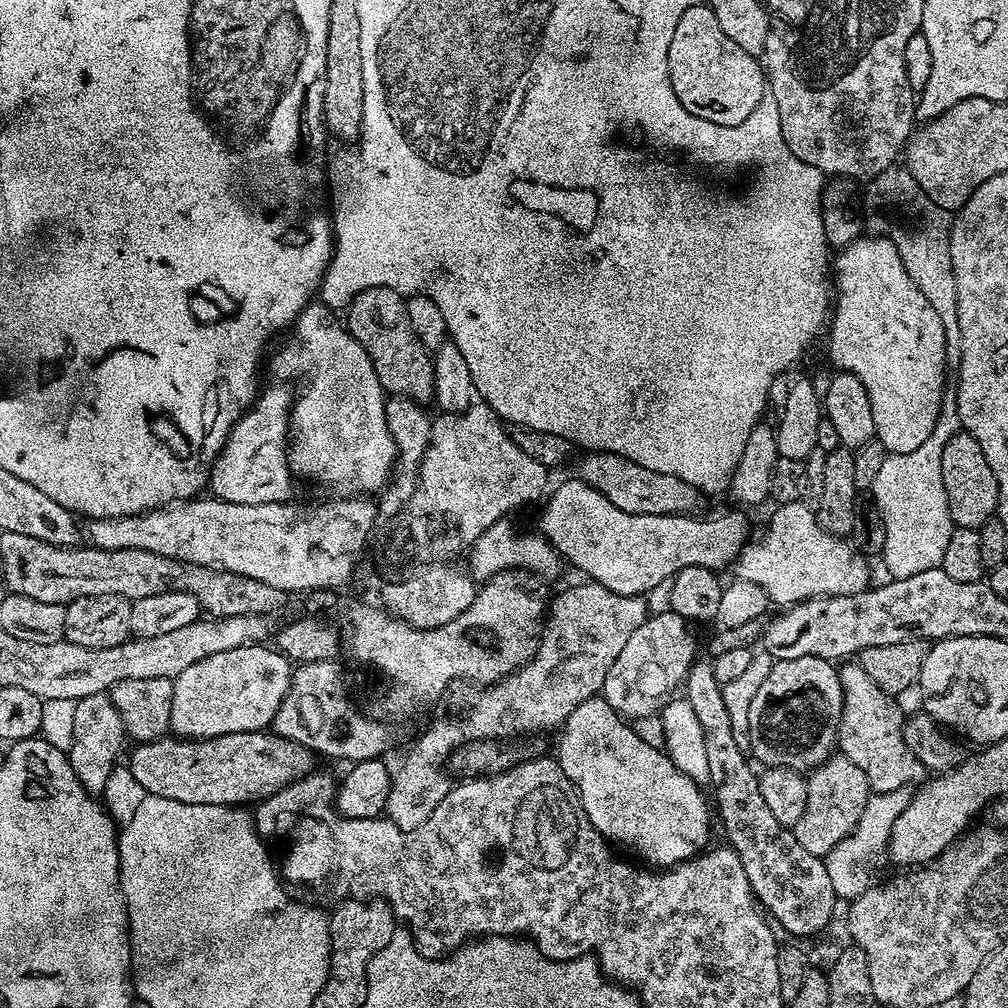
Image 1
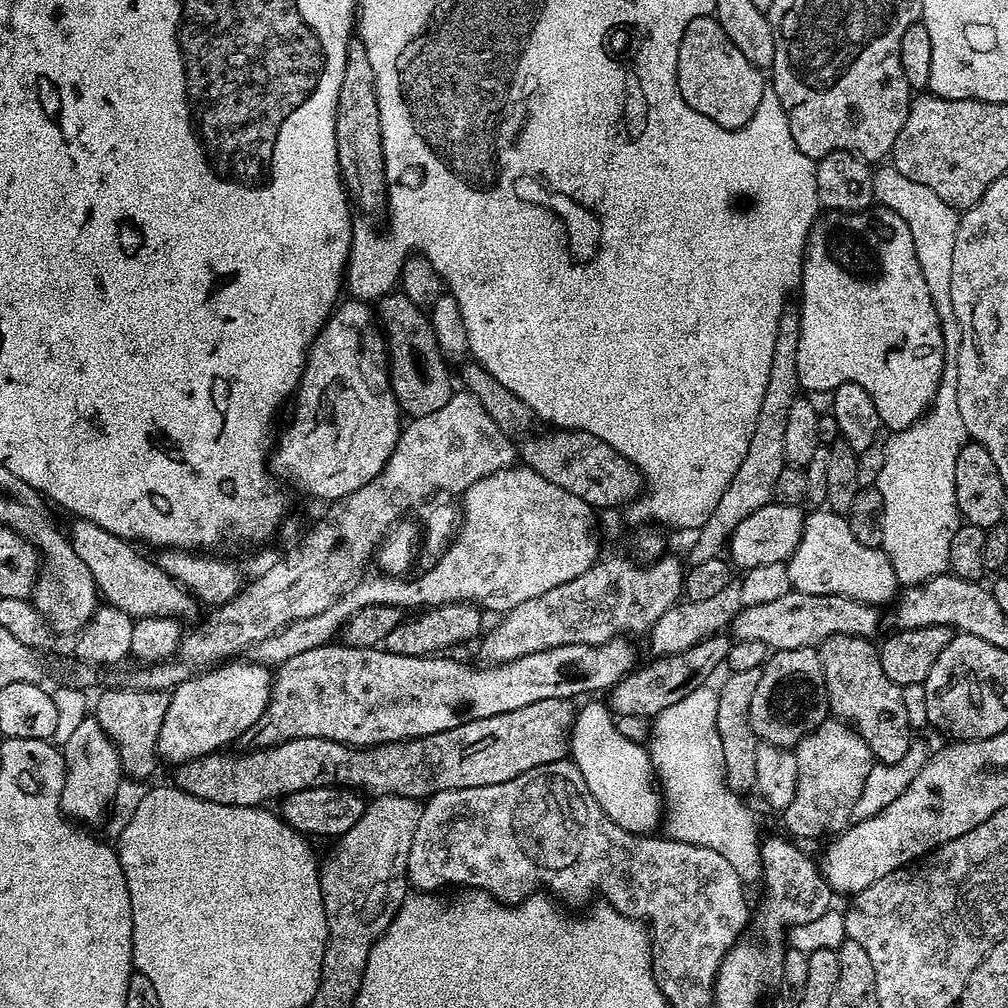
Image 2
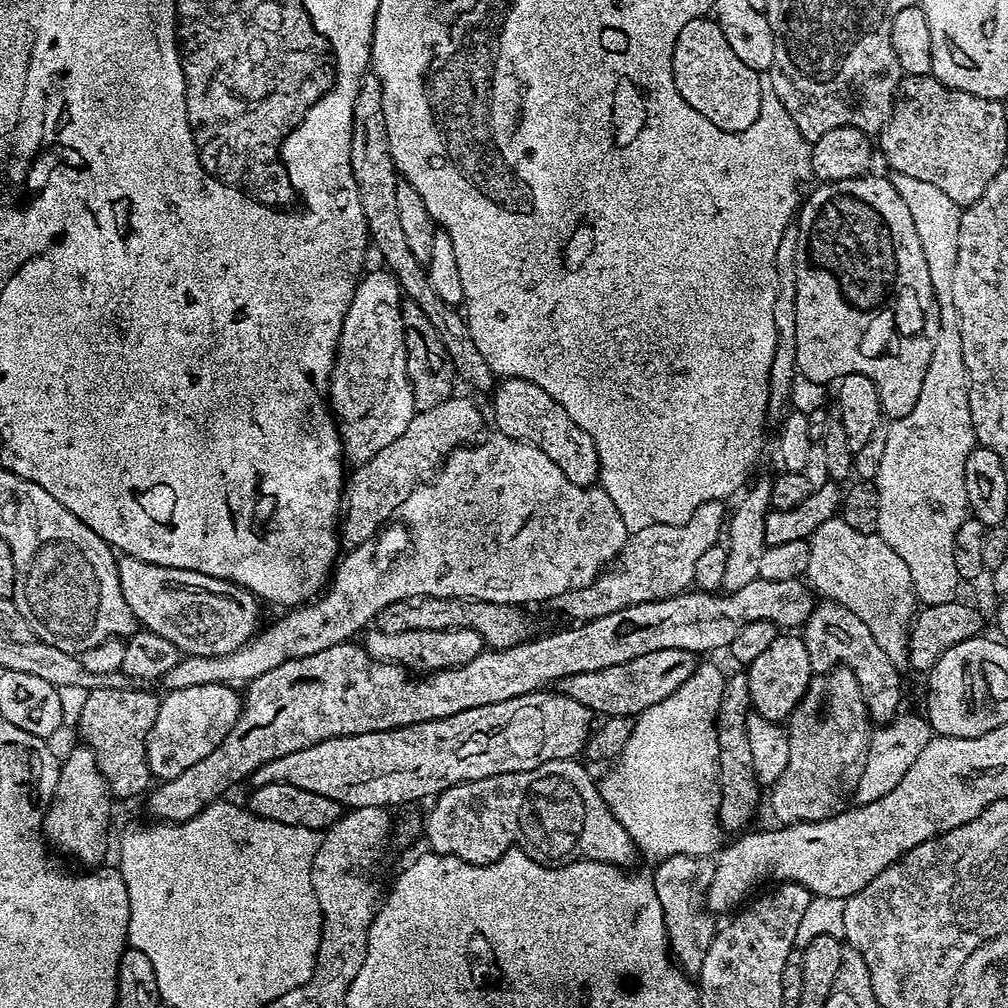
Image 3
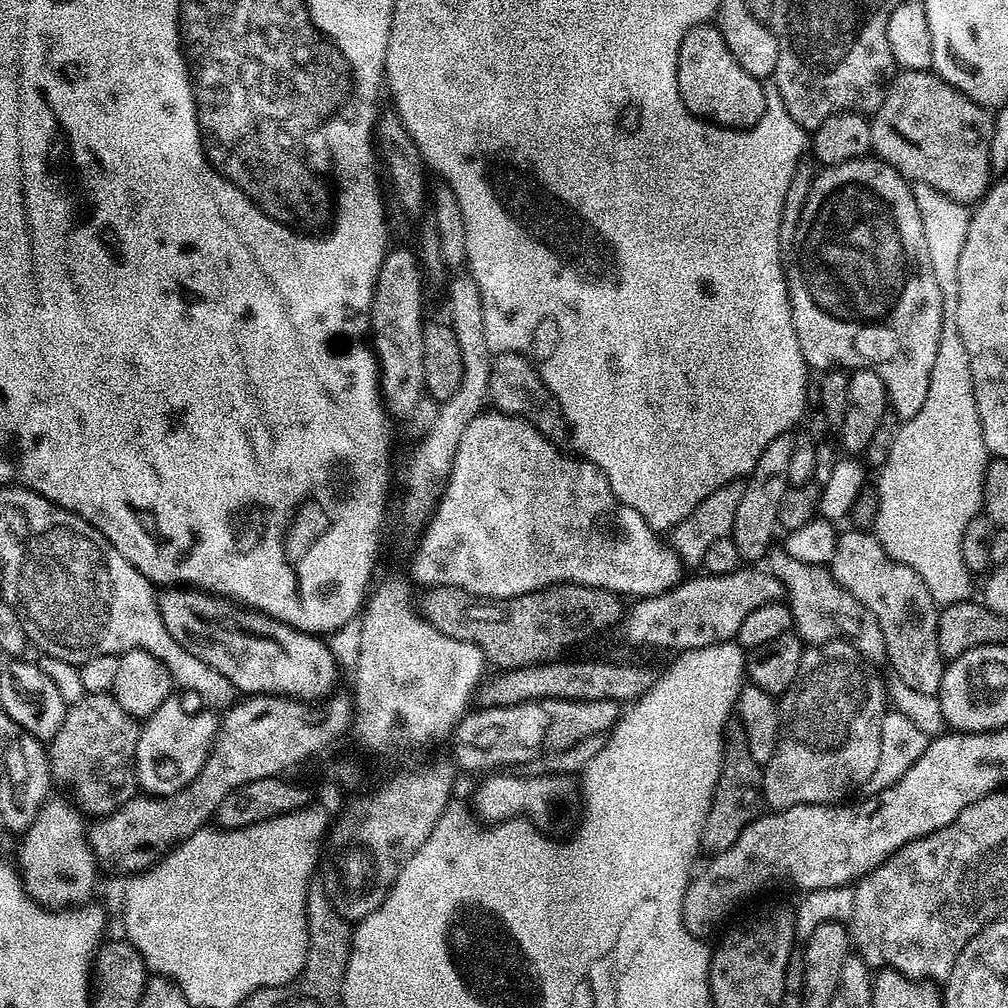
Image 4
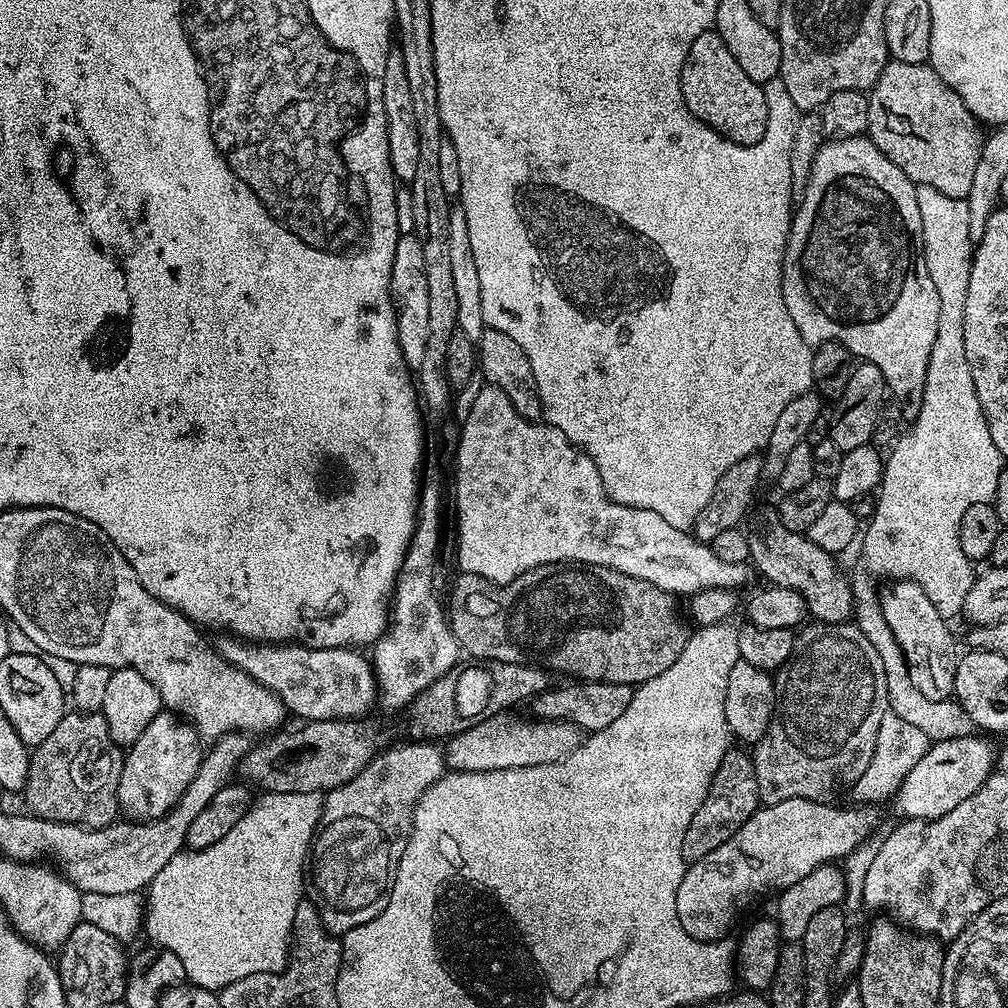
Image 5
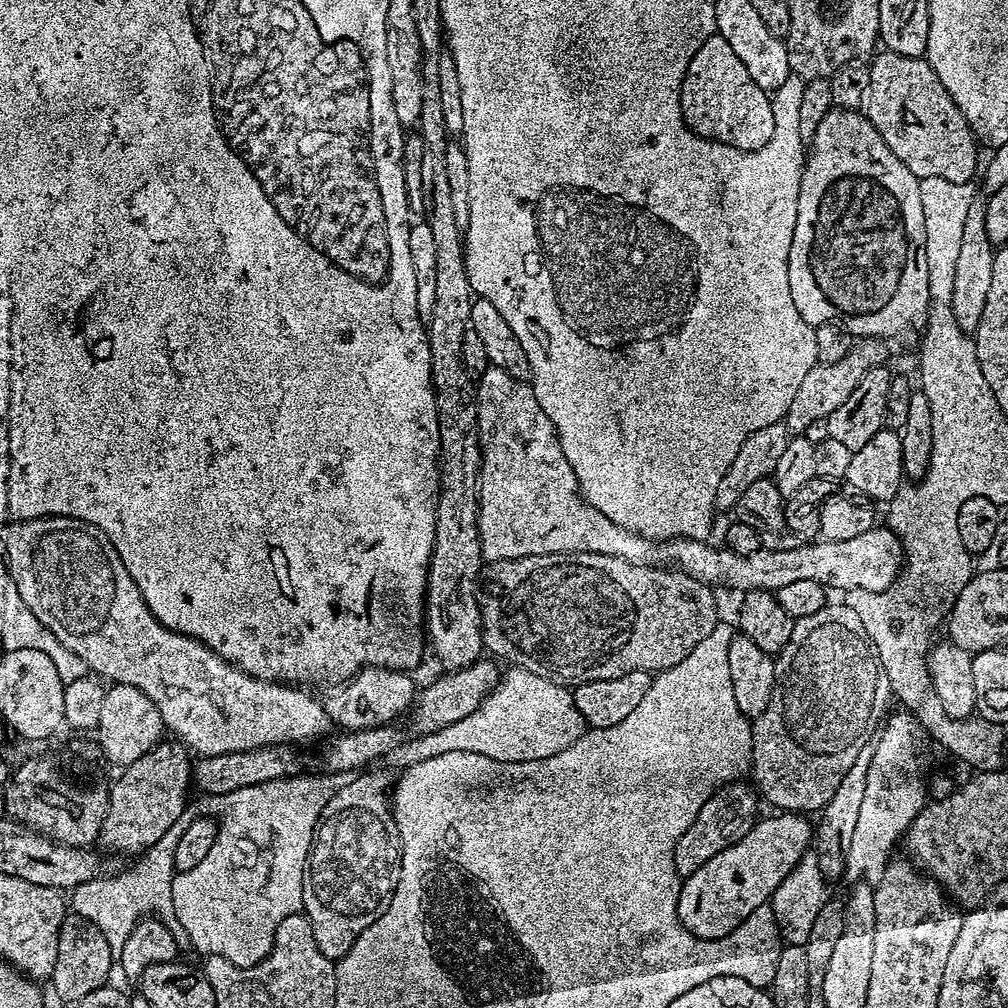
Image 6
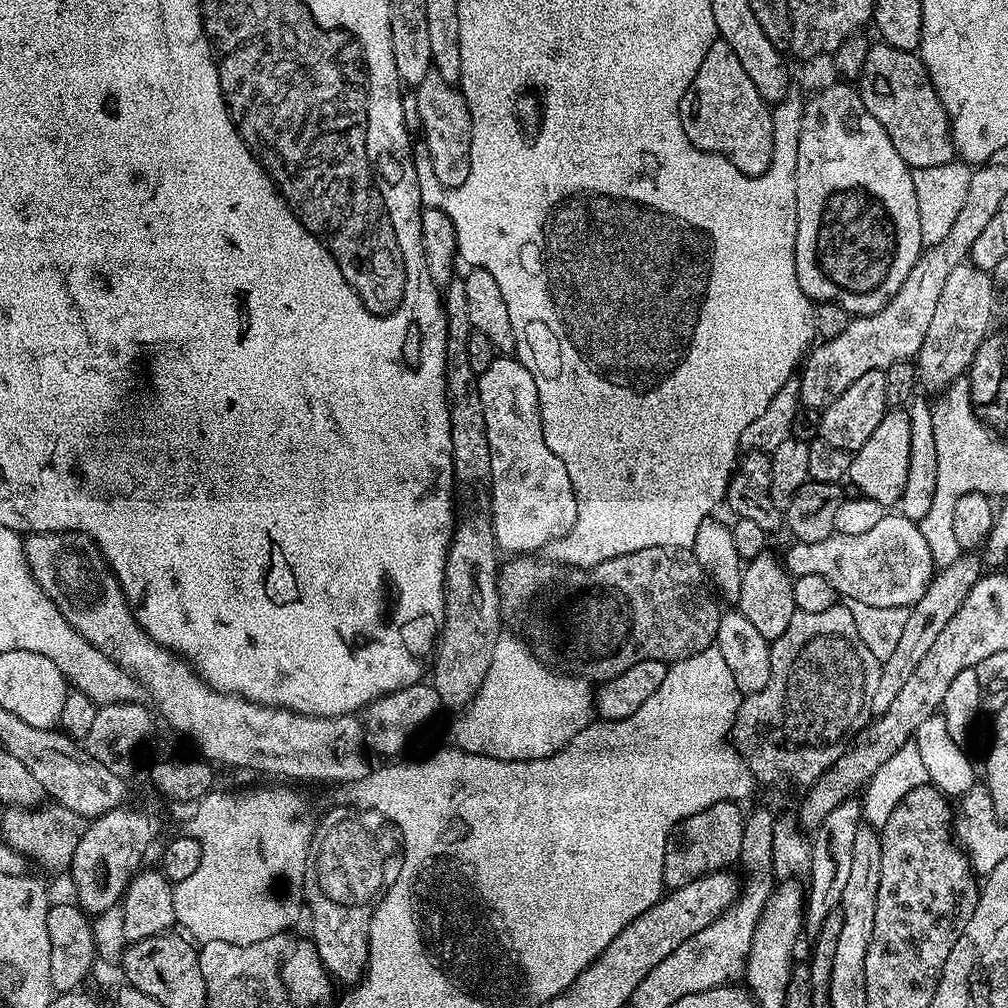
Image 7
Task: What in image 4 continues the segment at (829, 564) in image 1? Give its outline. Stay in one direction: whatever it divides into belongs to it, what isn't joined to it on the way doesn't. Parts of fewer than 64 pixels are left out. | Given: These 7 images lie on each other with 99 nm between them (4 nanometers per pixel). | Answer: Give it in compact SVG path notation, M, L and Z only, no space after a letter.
M868 530L841 531L836 538L836 549L830 565L830 571L839 582L874 618L878 618L878 626L882 626L882 638L886 642L887 663L892 663L895 679L906 682L910 690L918 690L927 696L936 696L940 690L942 674L946 661L938 650L938 634L936 633L936 617L938 605L932 600L930 590L926 590L926 582L917 574L915 568L906 566L901 560L890 558L880 541Z

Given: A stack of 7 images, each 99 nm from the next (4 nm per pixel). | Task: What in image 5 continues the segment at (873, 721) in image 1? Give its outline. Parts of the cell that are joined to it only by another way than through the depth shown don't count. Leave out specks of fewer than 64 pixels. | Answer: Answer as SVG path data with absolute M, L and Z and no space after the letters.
M775 507L764 508L756 516L755 532L749 535L750 560L755 571L765 576L768 584L786 586L798 590L808 607L808 615L821 624L842 624L854 616L854 597L849 577L840 573L836 565L837 557L831 552L823 552L814 542L810 542L803 532L786 530L780 521L780 513Z

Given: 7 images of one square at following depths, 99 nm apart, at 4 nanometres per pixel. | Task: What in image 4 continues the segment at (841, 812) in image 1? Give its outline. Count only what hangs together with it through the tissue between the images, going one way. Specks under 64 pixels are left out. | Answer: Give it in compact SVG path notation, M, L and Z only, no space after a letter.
M831 640L825 644L805 647L794 682L778 700L780 741L774 750L774 758L770 758L770 762L763 765L762 768L762 791L765 805L769 809L779 810L790 806L802 806L803 804L839 804L847 801L851 797L848 795L855 788L863 789L867 785L870 774L874 774L874 766L878 766L878 754L882 754L882 718L886 711L886 684L883 679L880 681L880 676L876 672L879 671L869 664L864 655L847 640Z

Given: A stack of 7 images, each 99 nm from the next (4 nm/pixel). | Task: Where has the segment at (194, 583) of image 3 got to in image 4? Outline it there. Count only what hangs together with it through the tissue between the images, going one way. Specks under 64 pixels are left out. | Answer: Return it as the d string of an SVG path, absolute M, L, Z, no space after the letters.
M191 586L165 587L157 600L170 636L194 657L213 666L239 693L290 696L316 702L335 691L338 664L321 637Z

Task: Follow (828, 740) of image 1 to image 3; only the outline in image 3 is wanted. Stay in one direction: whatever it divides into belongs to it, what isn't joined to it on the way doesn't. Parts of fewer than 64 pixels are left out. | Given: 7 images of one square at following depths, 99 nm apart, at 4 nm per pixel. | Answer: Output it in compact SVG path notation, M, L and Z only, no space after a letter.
M778 634L774 643L754 662L747 665L746 675L750 682L750 698L757 715L777 722L787 721L788 716L800 705L813 678L810 666L810 650L800 634Z

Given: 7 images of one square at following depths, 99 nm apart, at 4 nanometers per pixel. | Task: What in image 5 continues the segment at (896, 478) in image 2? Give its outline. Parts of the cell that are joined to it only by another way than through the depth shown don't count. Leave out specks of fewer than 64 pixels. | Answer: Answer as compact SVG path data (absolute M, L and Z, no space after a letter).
M925 184L916 185L916 197L918 198L918 214L922 214L922 242L924 243L924 257L926 258L926 270L930 270L930 278L934 282L934 290L938 290L938 338L934 338L934 350L930 350L930 366L926 370L926 394L922 394L922 406L918 410L916 419L907 425L906 431L891 445L890 451L884 460L884 475L880 478L878 495L876 496L876 512L867 521L868 529L863 529L862 544L864 540L864 556L868 564L876 572L888 576L892 580L917 580L924 586L930 602L946 618L960 616L964 611L966 594L970 594L970 586L974 579L973 561L962 554L962 542L958 542L958 530L962 522L962 514L966 514L974 502L993 503L998 490L998 476L1006 467L1006 458L994 446L994 438L990 436L990 426L986 426L986 414L982 414L982 402L978 402L978 394L974 390L974 378L970 375L970 362L966 362L966 342L964 341L964 307L966 306L966 289L970 286L970 266L972 265L972 253L974 242L970 238L970 210L967 200L950 198L950 194L942 194L942 190L934 190L934 186Z

